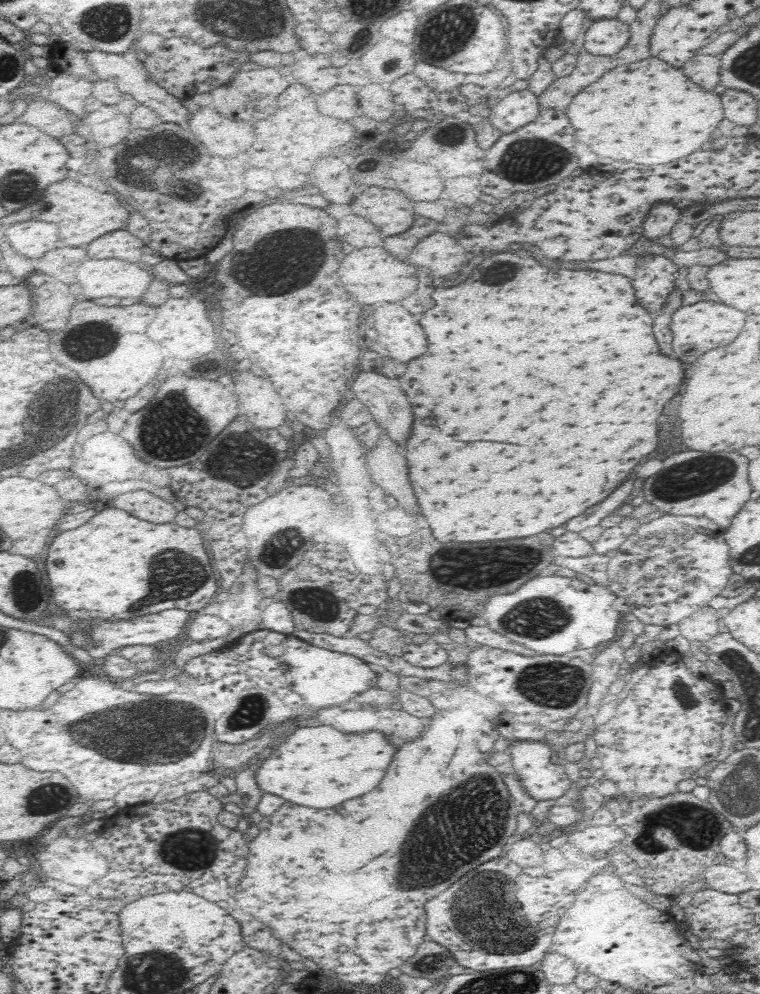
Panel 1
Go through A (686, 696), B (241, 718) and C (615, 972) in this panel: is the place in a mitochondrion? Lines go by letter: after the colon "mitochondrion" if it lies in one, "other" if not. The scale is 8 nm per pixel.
A: mitochondrion
B: mitochondrion
C: other

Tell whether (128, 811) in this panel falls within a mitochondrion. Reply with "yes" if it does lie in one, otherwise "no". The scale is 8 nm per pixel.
no

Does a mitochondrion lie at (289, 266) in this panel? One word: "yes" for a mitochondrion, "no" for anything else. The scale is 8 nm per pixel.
yes

